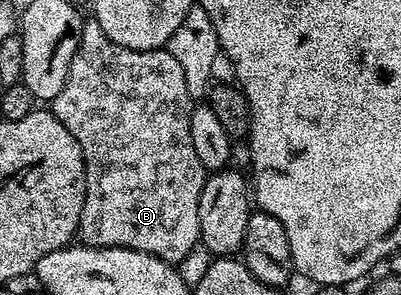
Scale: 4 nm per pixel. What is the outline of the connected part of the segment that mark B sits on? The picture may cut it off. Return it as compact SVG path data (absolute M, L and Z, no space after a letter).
M91 18L85 19L82 26L82 38L78 42L78 50L74 50L74 62L70 62L70 70L62 90L50 101L50 111L74 134L78 146L82 146L82 158L86 166L86 202L82 206L82 218L78 229L78 240L81 245L90 248L129 248L157 256L173 266L179 265L190 250L200 243L200 227L198 226L198 198L202 194L202 186L206 179L206 169L198 162L198 153L194 151L194 142L190 139L190 114L194 100L188 96L185 75L177 59L167 50L155 52L135 52L129 48L118 46L102 34L102 26Z

